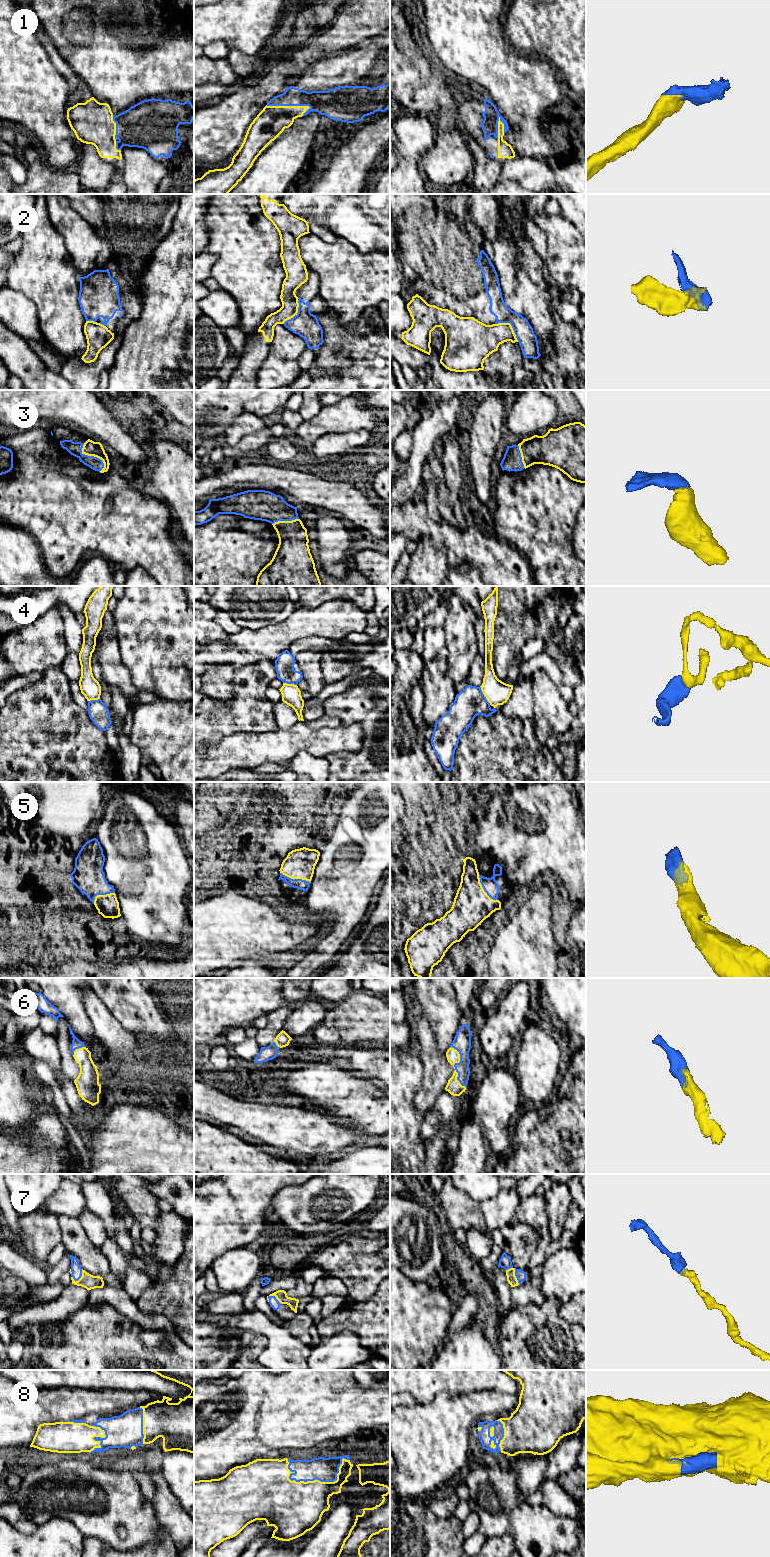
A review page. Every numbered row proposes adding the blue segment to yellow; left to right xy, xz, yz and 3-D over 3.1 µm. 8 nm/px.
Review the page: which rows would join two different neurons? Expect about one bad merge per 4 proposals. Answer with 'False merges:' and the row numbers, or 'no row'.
False merges: 2, 4

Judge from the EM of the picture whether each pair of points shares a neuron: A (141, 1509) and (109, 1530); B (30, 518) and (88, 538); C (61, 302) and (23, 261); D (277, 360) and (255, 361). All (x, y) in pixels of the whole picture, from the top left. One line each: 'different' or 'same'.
A: same
B: same
C: same
D: different

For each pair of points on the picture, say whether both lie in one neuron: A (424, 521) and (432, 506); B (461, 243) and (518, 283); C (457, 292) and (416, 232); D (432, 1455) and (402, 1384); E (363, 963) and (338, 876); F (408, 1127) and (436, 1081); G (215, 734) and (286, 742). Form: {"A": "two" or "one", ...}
{"A": "two", "B": "two", "C": "one", "D": "two", "E": "two", "F": "two", "G": "two"}

